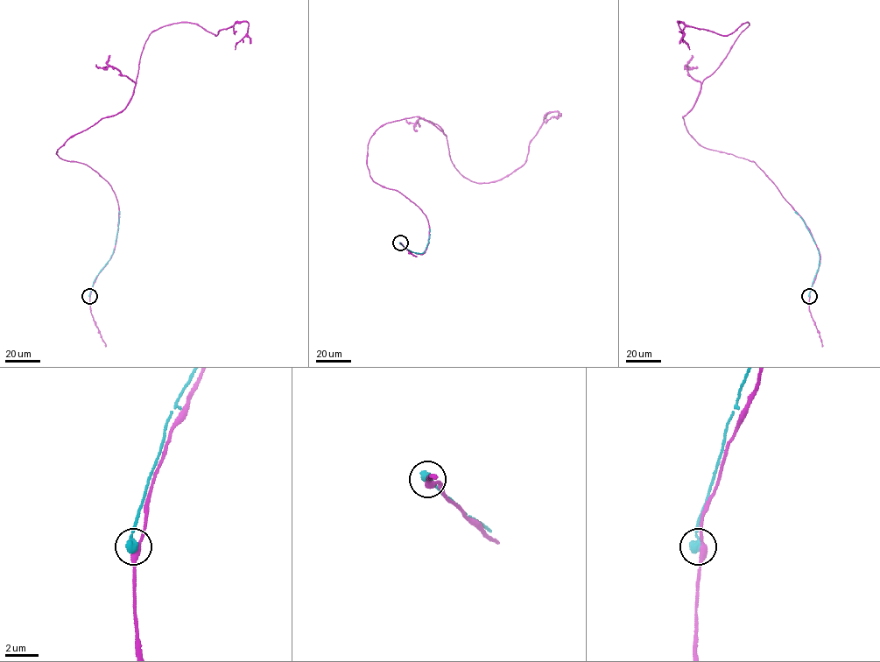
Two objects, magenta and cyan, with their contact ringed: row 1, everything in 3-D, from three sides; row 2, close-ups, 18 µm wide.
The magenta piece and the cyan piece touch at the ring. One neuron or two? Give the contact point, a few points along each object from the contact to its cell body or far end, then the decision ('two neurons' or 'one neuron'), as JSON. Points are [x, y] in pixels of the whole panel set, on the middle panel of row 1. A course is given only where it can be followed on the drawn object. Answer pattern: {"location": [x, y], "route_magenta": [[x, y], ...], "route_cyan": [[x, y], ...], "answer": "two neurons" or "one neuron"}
{"location": [400, 242], "route_magenta": [[400, 243], [423, 254], [429, 224], [369, 175], [380, 127], [432, 123], [485, 183], [545, 123]], "route_cyan": [[400, 243], [413, 252], [422, 253], [428, 242], [430, 229]], "answer": "two neurons"}

